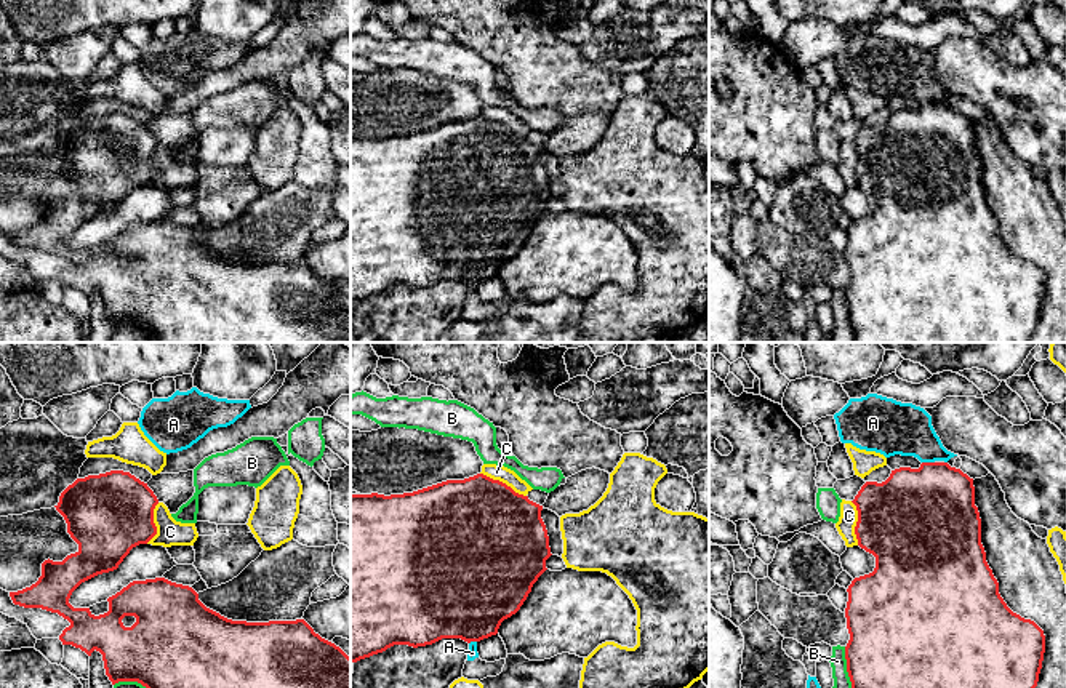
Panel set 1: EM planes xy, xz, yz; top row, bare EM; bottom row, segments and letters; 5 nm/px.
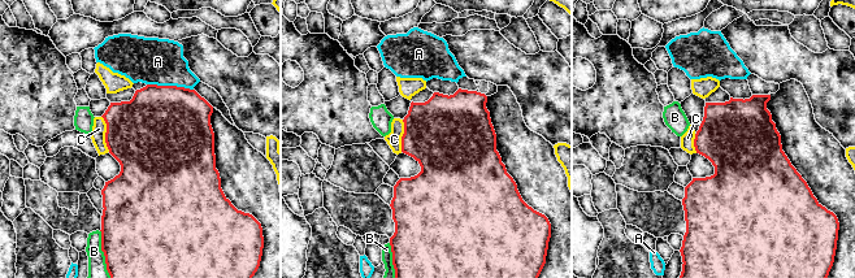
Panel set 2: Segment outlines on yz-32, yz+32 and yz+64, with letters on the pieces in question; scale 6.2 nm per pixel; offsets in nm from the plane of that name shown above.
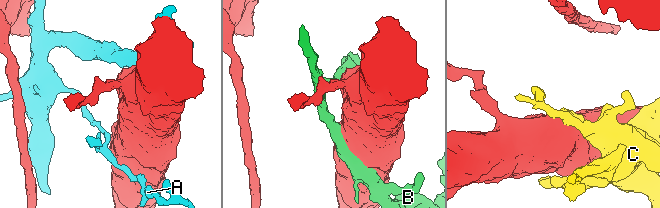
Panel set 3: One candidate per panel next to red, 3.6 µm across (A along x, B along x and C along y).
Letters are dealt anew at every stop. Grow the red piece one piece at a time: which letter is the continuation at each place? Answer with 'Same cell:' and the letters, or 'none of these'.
Same cell: none of these

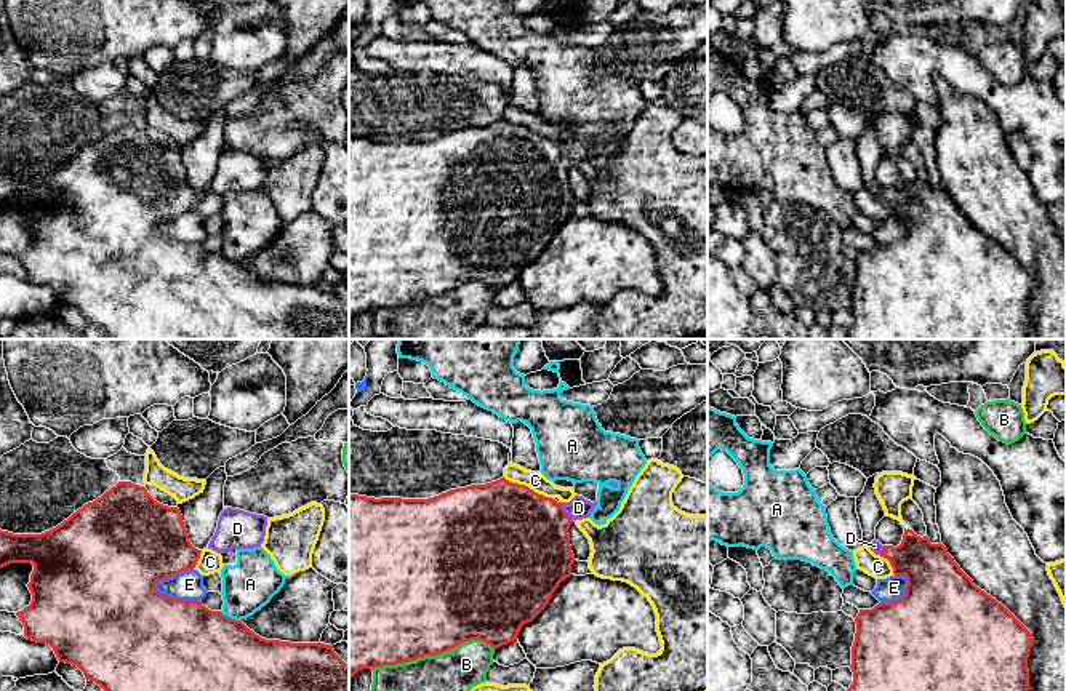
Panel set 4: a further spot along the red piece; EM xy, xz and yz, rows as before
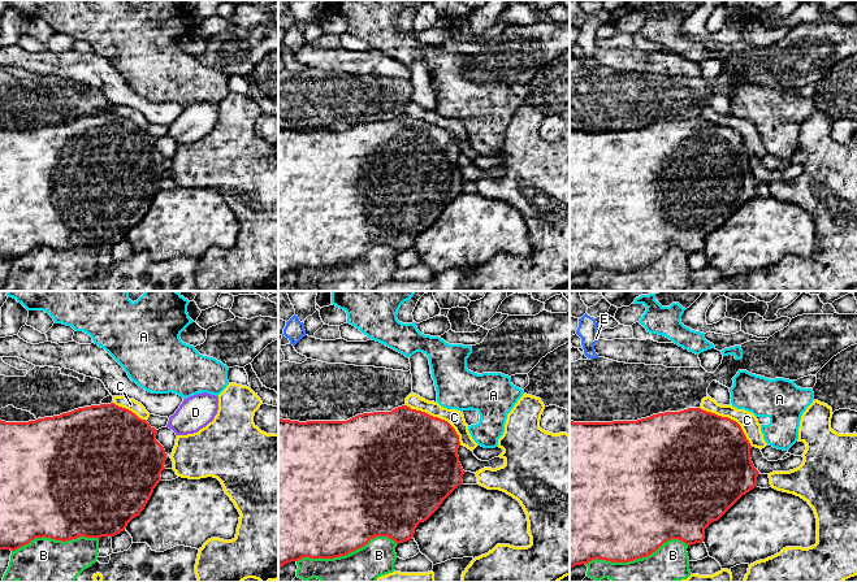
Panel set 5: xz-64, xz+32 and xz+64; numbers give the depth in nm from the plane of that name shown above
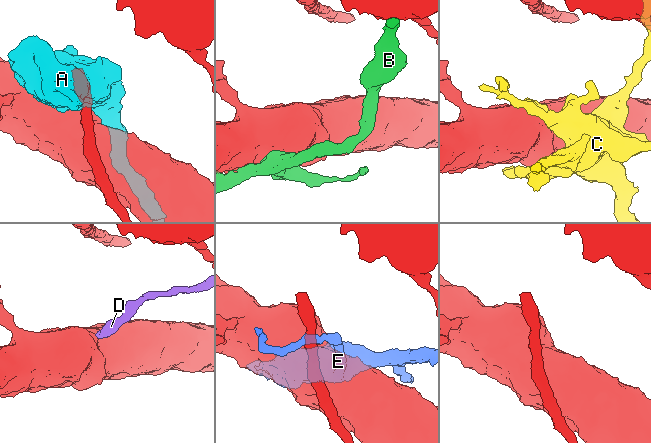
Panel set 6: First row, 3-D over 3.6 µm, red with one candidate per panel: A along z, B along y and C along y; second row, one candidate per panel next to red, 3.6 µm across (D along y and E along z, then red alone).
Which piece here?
Same cell: D

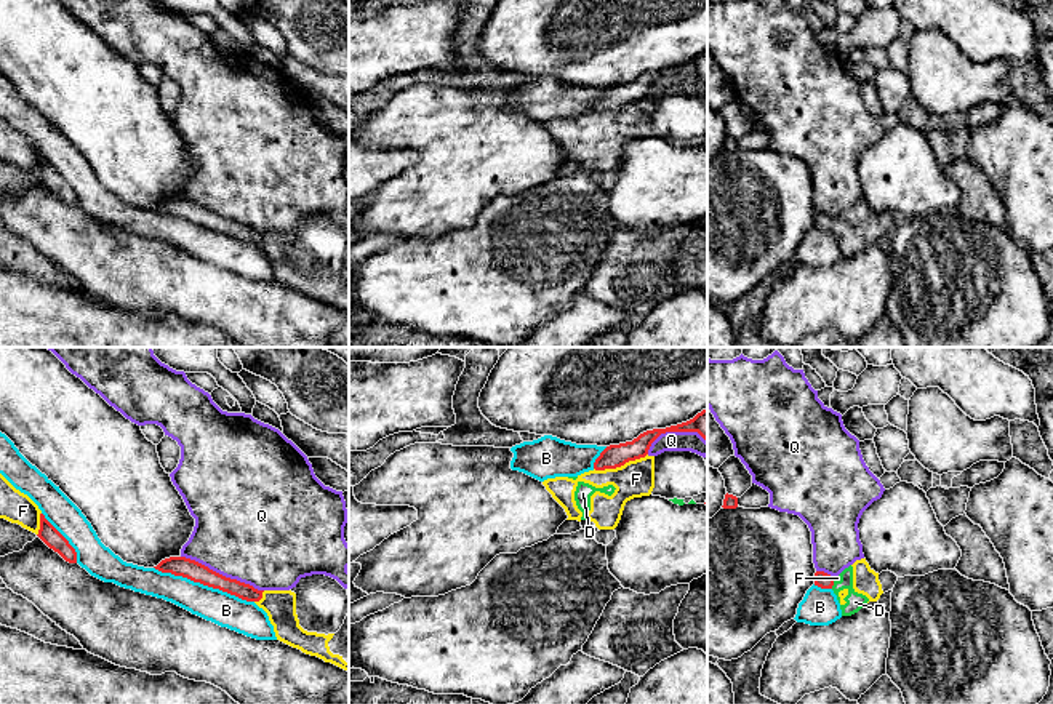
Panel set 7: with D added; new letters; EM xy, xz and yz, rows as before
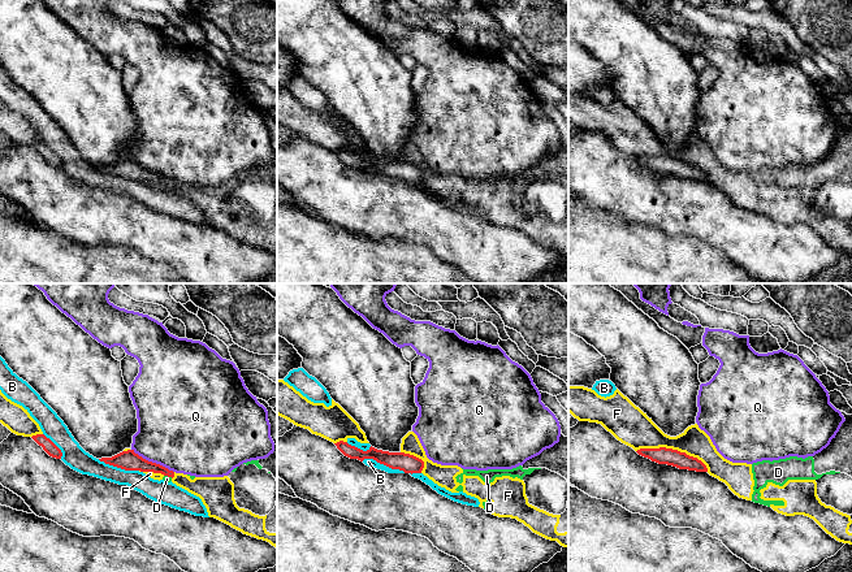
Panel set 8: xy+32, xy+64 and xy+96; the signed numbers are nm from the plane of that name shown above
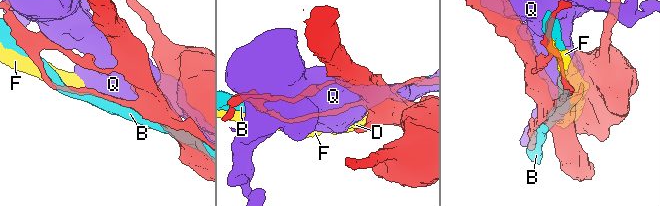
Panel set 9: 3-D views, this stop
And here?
Same cell: none of these

